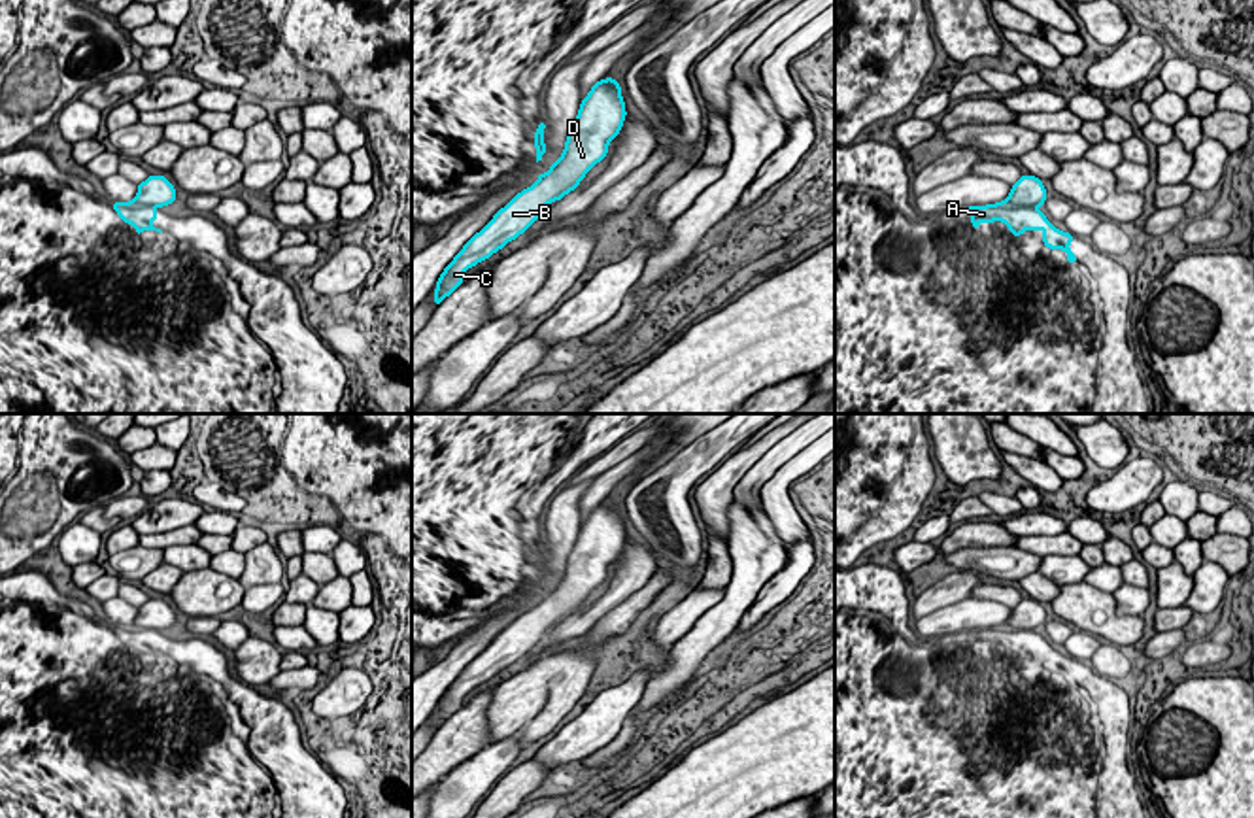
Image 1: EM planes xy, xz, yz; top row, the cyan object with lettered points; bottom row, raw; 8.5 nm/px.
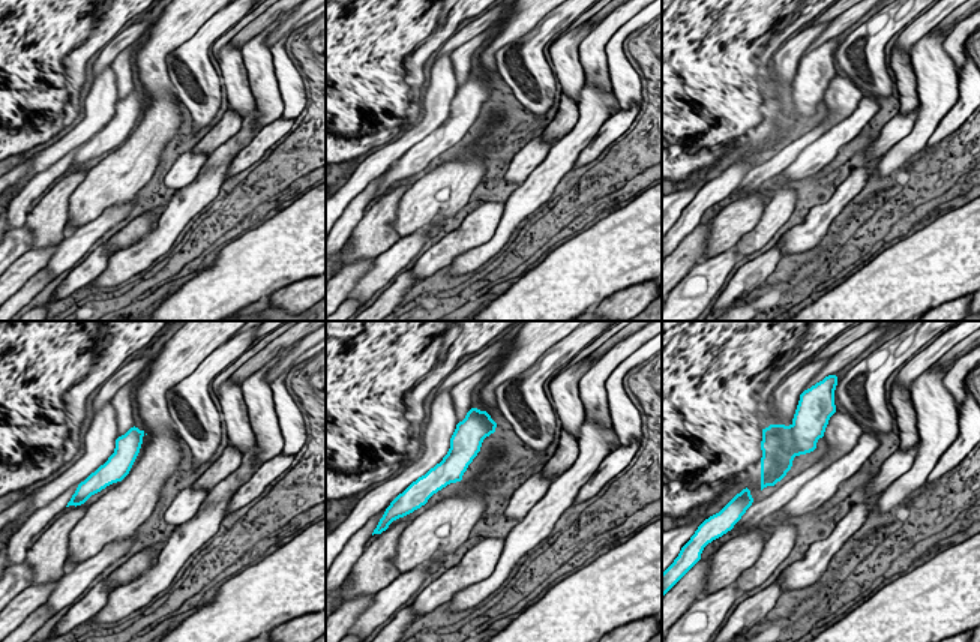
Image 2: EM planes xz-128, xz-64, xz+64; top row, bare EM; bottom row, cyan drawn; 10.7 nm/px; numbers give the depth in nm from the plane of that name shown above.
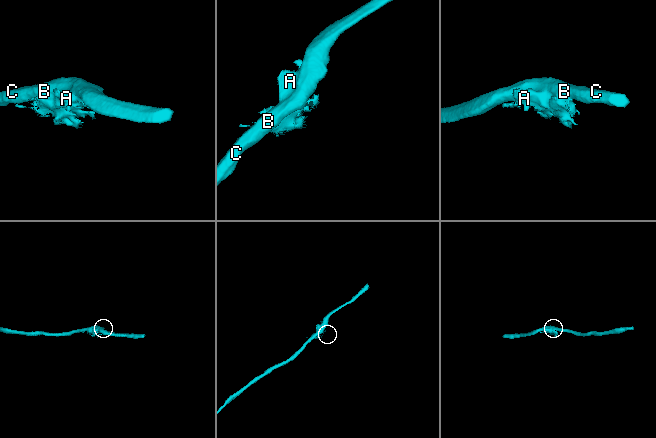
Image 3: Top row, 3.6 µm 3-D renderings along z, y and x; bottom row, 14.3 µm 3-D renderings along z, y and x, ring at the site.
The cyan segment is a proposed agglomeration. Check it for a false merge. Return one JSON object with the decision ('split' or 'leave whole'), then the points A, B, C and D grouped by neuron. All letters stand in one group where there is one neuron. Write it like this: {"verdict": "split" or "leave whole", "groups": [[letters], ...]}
{"verdict": "split", "groups": [["A"], ["B", "C", "D"]]}

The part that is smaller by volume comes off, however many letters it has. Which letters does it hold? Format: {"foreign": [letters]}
{"foreign": ["A"]}

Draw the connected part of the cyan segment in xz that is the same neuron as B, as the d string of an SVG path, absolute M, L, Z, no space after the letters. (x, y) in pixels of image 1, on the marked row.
M599 79L580 104L567 138L567 153L559 164L538 183L517 193L463 246L436 281L434 304L438 306L463 283L468 268L523 234L550 202L574 191L585 174L606 157L608 144L619 134L625 115L618 79Z

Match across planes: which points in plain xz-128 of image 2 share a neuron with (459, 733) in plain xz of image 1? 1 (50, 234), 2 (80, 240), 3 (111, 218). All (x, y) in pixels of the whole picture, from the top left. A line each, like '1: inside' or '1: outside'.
1: inside
2: outside
3: outside

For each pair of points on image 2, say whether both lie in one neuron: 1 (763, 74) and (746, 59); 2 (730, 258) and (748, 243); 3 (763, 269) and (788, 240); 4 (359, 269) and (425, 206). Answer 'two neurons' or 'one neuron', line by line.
1: one neuron
2: two neurons
3: two neurons
4: two neurons

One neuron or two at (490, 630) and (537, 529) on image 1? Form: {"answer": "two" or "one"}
{"answer": "two"}

